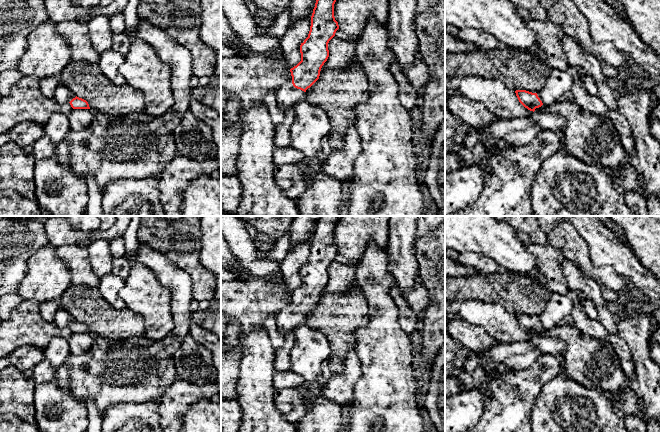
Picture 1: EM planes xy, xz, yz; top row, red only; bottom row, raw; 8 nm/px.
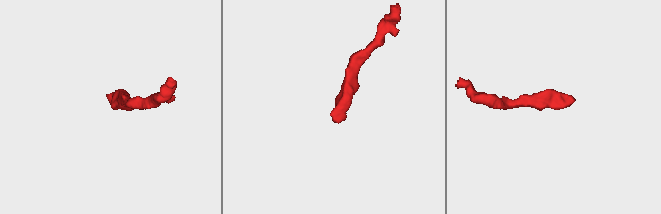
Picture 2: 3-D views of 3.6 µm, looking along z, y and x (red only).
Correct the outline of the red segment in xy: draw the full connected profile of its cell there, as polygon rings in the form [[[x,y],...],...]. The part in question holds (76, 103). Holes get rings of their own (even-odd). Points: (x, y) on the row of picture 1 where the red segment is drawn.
[[[59,82],[54,99],[61,103],[69,103],[73,109],[90,109],[86,100],[77,97],[67,86]]]

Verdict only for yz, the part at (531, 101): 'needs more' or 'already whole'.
needs more

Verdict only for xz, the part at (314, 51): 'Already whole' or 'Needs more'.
Needs more

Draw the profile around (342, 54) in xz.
[[[333,37],[328,43],[329,57],[321,69],[346,70],[352,63],[358,62],[356,42],[348,42]]]

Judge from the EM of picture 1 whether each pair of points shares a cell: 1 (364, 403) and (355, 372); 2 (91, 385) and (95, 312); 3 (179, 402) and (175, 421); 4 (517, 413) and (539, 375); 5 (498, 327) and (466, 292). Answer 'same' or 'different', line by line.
1: different
2: different
3: same
4: same
5: different

